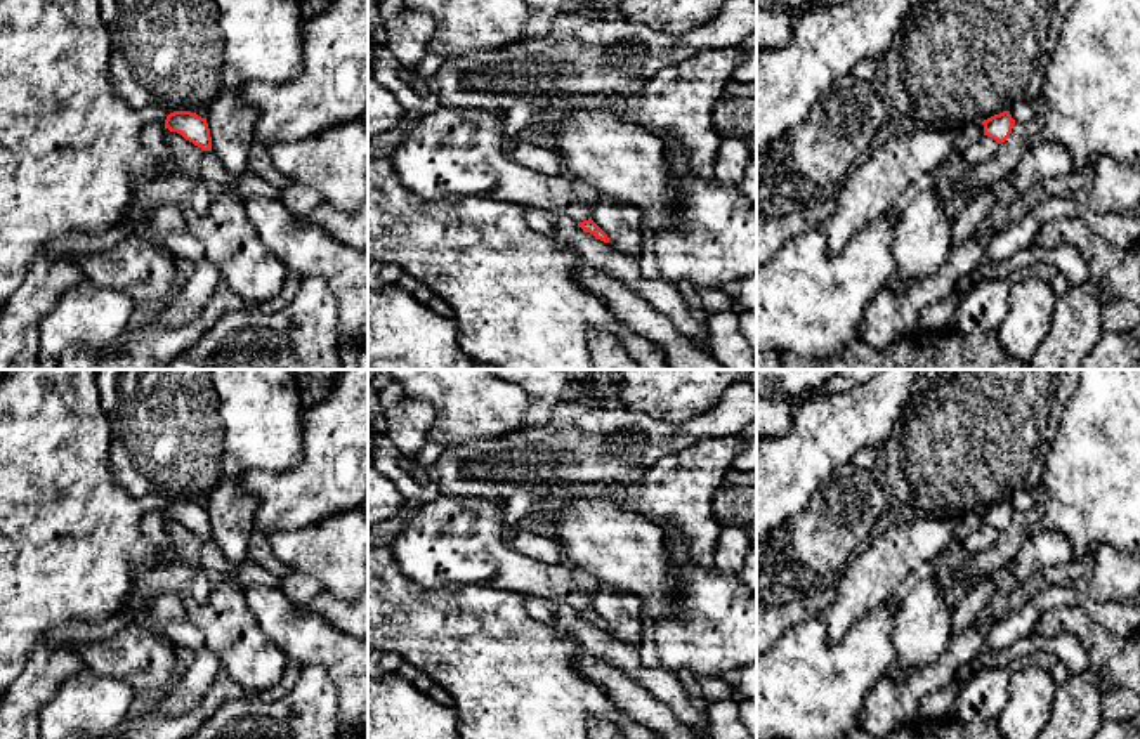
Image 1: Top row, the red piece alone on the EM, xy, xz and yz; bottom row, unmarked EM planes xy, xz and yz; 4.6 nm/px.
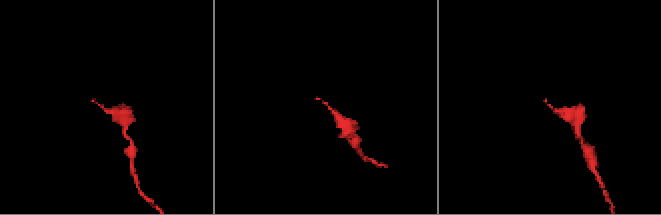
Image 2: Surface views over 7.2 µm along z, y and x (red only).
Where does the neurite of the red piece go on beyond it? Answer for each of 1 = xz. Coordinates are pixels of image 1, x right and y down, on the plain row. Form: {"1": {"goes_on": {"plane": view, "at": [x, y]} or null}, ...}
{"1": {"goes_on": null}}

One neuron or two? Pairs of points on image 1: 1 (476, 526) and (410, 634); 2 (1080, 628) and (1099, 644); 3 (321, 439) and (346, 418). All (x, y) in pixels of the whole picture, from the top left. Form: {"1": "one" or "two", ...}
{"1": "two", "2": "one", "3": "one"}

